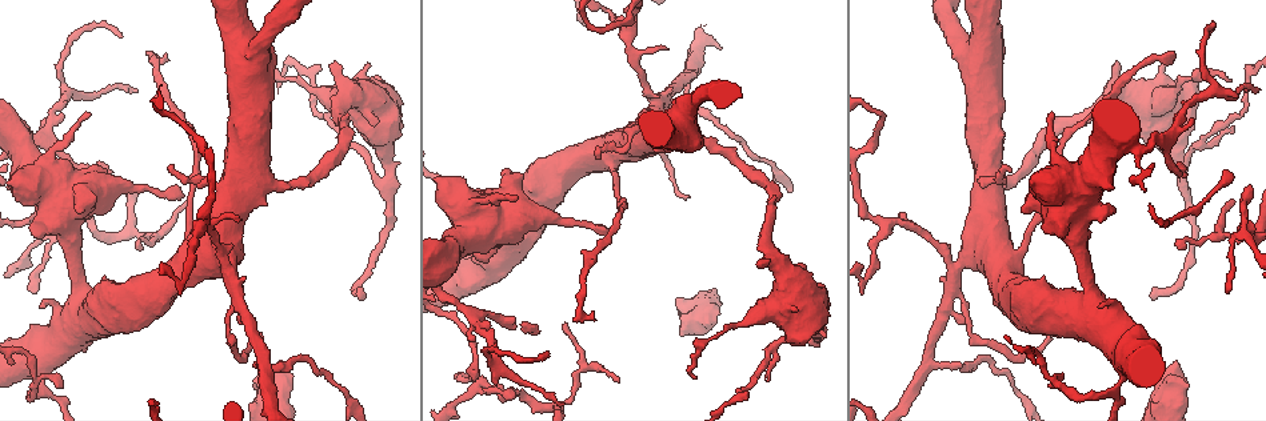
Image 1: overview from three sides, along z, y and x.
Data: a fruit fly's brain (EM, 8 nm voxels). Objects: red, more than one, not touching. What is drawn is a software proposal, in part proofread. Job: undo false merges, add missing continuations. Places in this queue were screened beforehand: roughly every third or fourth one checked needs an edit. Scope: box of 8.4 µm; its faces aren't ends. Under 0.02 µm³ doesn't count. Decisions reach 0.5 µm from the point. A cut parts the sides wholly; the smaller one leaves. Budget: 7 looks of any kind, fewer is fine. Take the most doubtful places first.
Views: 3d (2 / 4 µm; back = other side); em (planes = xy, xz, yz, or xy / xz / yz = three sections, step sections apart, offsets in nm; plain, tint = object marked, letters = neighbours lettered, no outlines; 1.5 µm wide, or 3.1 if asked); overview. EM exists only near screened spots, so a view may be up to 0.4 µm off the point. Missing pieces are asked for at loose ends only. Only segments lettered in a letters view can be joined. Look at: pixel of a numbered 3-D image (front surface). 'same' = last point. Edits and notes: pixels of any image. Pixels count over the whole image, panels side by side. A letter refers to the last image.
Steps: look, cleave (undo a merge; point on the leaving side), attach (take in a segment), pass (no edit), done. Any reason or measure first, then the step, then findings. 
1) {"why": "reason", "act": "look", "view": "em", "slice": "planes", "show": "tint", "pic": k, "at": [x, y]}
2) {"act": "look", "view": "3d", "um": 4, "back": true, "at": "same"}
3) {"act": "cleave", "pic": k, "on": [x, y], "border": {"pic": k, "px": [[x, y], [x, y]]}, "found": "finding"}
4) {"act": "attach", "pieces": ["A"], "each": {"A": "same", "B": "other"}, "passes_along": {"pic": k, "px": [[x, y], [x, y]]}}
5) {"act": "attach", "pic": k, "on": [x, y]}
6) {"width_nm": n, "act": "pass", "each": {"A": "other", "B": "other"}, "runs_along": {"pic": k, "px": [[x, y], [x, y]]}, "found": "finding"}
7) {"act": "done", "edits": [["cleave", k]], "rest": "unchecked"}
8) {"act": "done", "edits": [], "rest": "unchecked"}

{"why": "branch point", "act": "look", "view": "3d", "um": 4, "pic": 1, "at": [628, 32]}

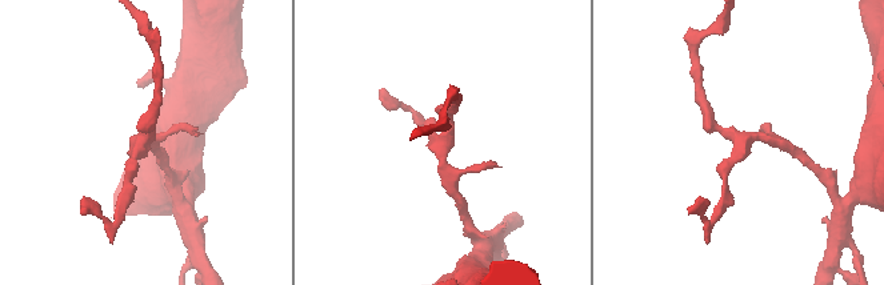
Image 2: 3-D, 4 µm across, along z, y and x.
{"act": "look", "view": "em", "slice": "planes", "show": "plain", "pic": 2, "at": [141, 139]}

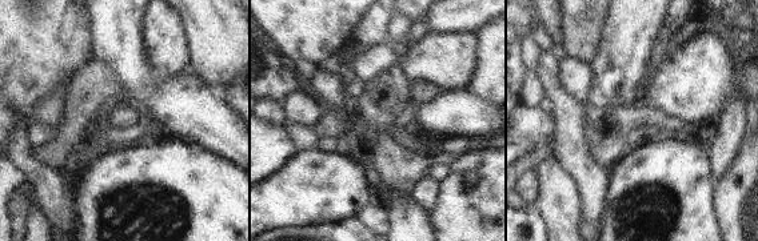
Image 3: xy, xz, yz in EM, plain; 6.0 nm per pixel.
{"why": "what lies round it", "act": "look", "view": "em", "slice": "planes", "show": "letters", "at": "same"}

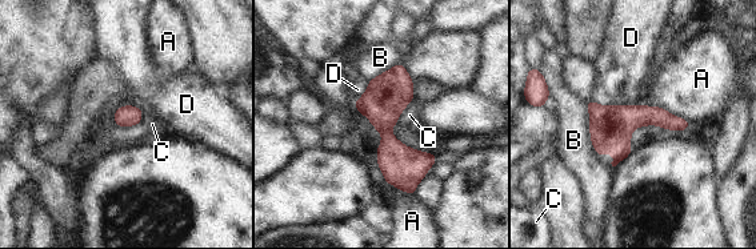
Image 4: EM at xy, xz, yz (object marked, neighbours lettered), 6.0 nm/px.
{"act": "pass", "each": {"A": "other", "B": "other", "C": "other", "D": "other"}, "runs_along": {"pic": 4, "px": [[398, 68], [386, 133], [411, 189]]}, "found": "continuous, no second cell"}

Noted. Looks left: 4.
{"why": "three arms meet", "act": "look", "view": "3d", "um": 2, "pic": 1, "at": [962, 305]}

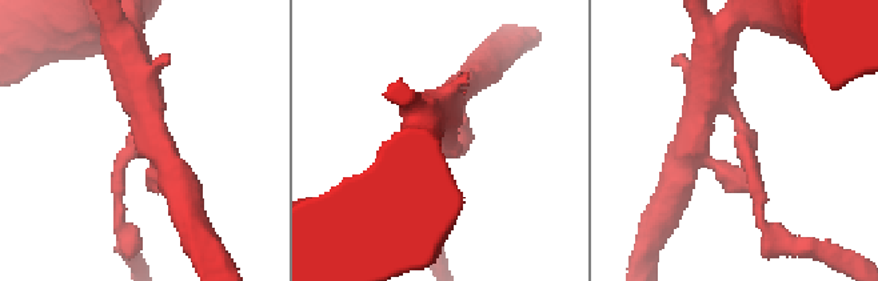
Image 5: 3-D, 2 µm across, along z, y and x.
{"arms": 3, "why": "need the tissue", "act": "look", "view": "em", "slice": "planes", "show": "letters", "pic": 5, "at": [742, 135]}

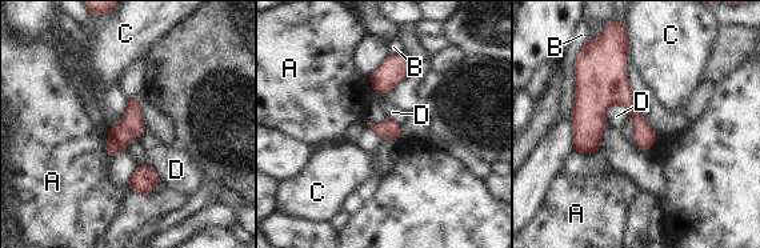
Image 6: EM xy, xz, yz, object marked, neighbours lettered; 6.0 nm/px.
{"act": "pass", "each": {"A": "other", "B": "other", "C": "other", "D": "other"}, "border": {"pic": 6, "px": [[622, 103], [608, 110], [607, 124]]}, "found": "continuous, no second cell"}

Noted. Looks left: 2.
{"act": "look", "view": "em", "slice": "yz", "step": 8, "show": "tint", "pic": 1, "at": [681, 113]}

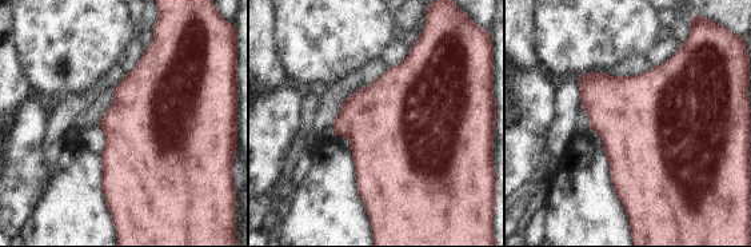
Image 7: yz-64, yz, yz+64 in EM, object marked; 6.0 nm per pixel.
{"why": "see the neighbours", "act": "look", "view": "em", "slice": "yz", "step": 8, "show": "letters", "at": "same"}

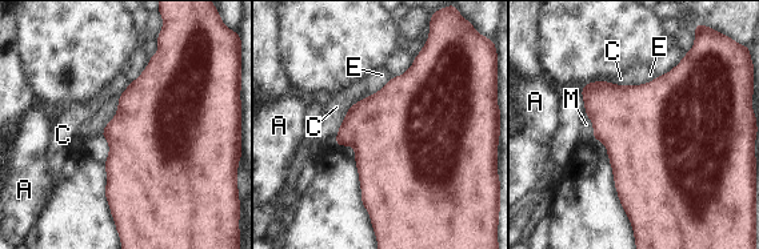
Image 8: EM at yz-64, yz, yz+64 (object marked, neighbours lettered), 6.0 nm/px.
{"act": "pass", "each": {"A": "other", "C": "other", "E": "other", "M": "other"}, "found": "continuous, no second cell"}

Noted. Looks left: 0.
{"act": "done", "edits": [], "rest": "unchecked"}

